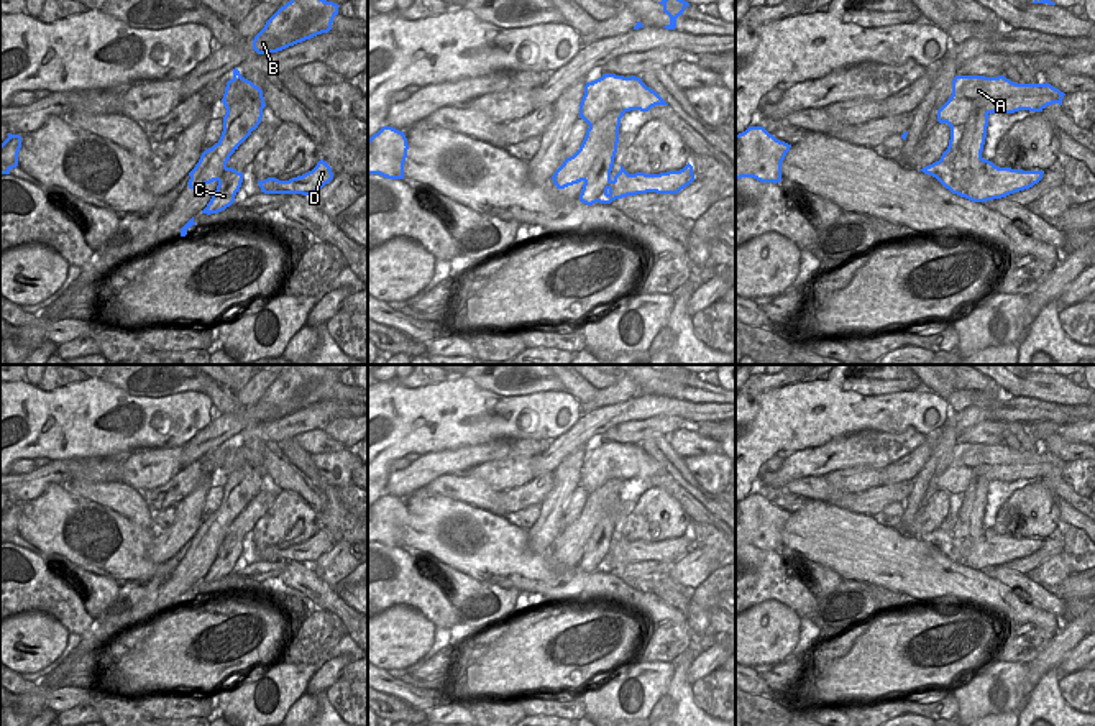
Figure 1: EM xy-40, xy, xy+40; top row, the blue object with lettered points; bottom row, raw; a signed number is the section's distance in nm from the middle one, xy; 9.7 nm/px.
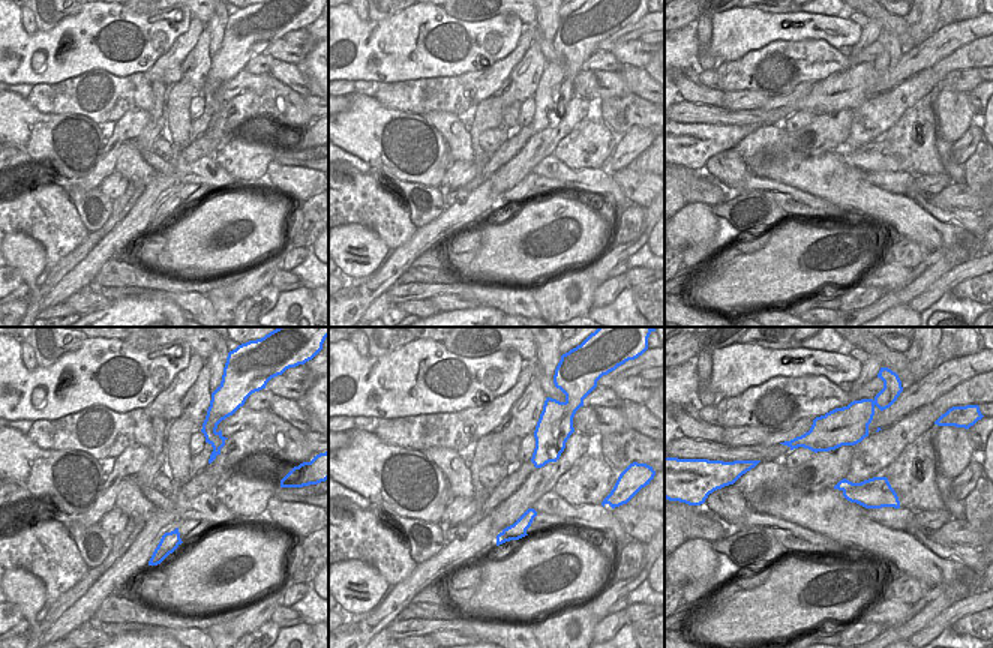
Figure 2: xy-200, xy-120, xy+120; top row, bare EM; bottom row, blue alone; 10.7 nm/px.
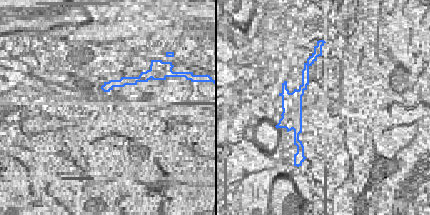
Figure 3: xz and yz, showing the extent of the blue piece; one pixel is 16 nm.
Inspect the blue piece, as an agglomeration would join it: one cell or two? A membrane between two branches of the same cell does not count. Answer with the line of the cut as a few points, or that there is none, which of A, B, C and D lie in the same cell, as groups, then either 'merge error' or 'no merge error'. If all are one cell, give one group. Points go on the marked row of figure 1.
cut xy+40 (989, 112), (977, 102), (974, 112), (962, 125), (951, 127); groups A / B C D; merge error

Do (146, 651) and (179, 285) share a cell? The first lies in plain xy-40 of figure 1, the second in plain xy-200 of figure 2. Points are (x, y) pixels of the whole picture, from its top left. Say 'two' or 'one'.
two

